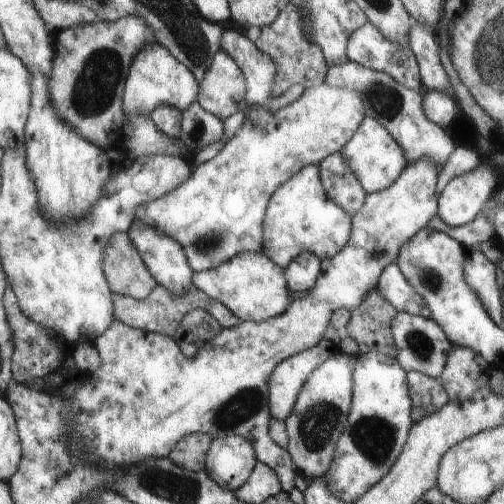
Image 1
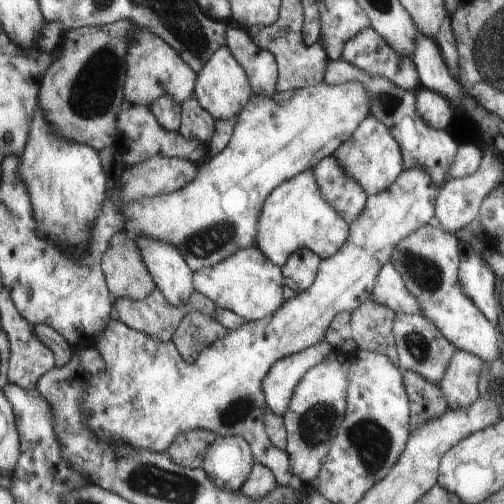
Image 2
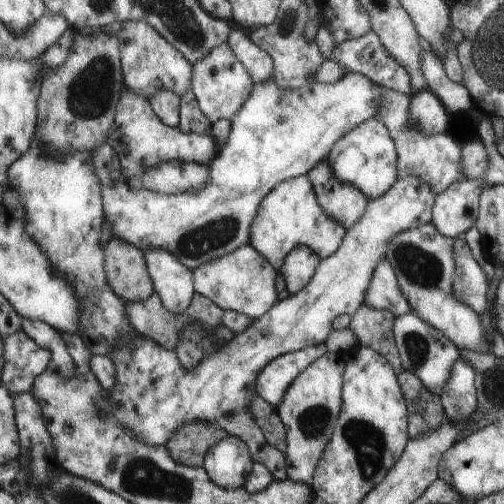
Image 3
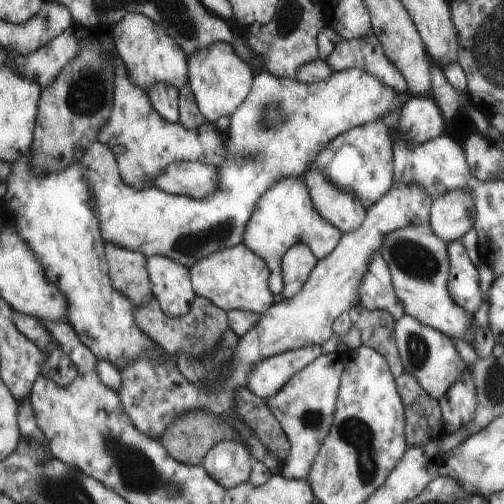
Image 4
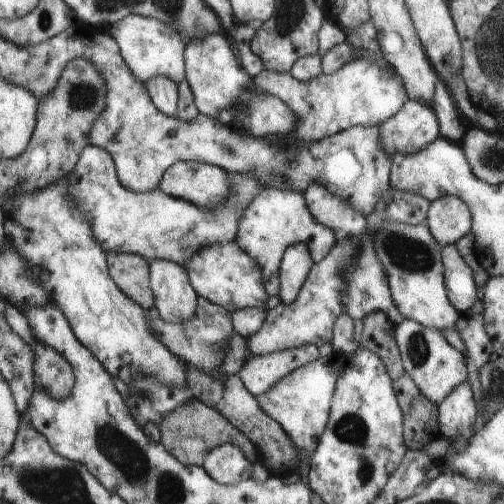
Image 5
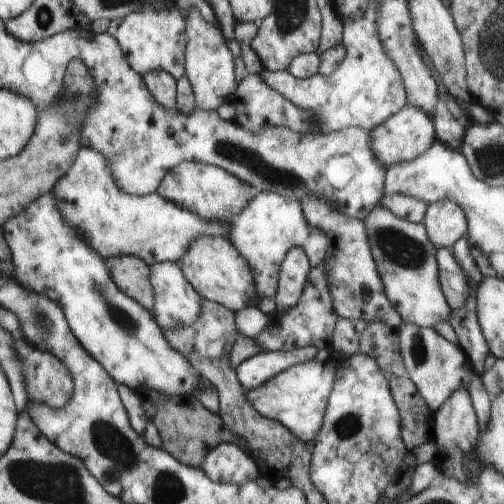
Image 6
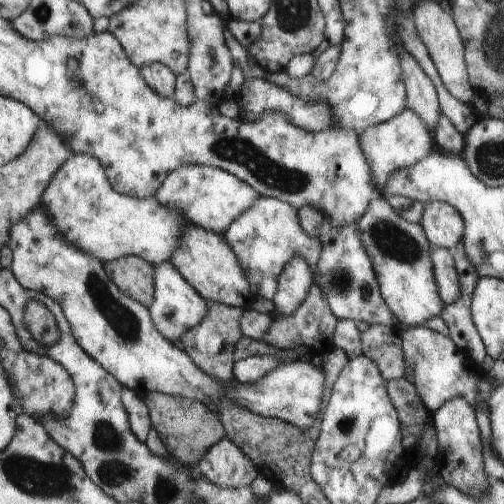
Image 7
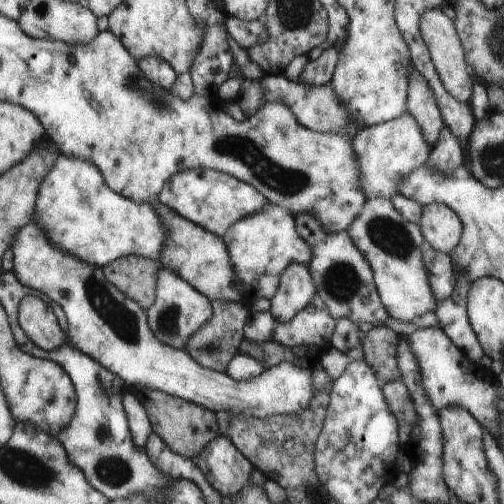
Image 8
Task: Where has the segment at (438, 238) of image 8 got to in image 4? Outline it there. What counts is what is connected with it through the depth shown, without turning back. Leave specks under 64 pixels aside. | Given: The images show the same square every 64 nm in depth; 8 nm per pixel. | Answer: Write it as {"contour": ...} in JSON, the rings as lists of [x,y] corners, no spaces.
{"contour":[[[449,190],[431,204],[431,230],[445,242],[463,238],[475,222],[475,200],[469,190]]]}

